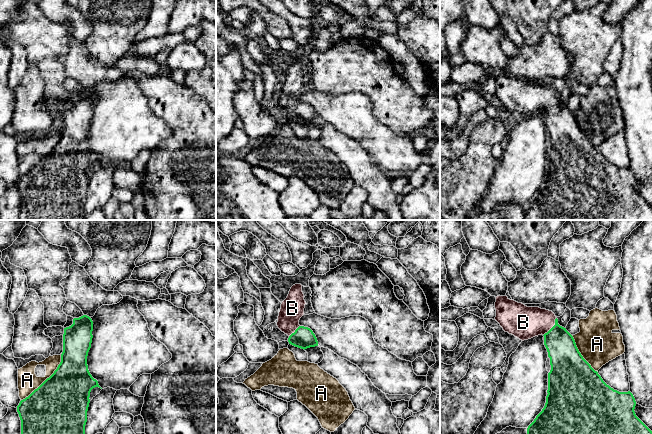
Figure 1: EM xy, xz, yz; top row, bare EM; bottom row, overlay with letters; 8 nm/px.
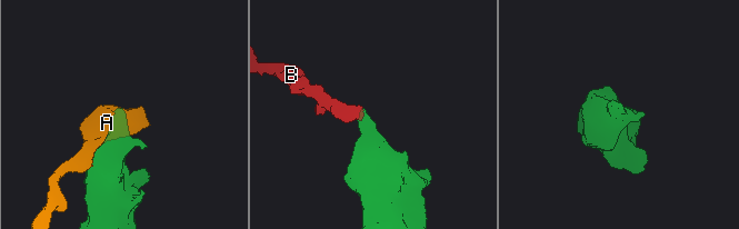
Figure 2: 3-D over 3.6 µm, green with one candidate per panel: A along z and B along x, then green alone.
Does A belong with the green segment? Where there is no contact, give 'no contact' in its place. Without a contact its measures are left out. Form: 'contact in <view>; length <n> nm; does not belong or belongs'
contact in xy; length 500 nm; does not belong

